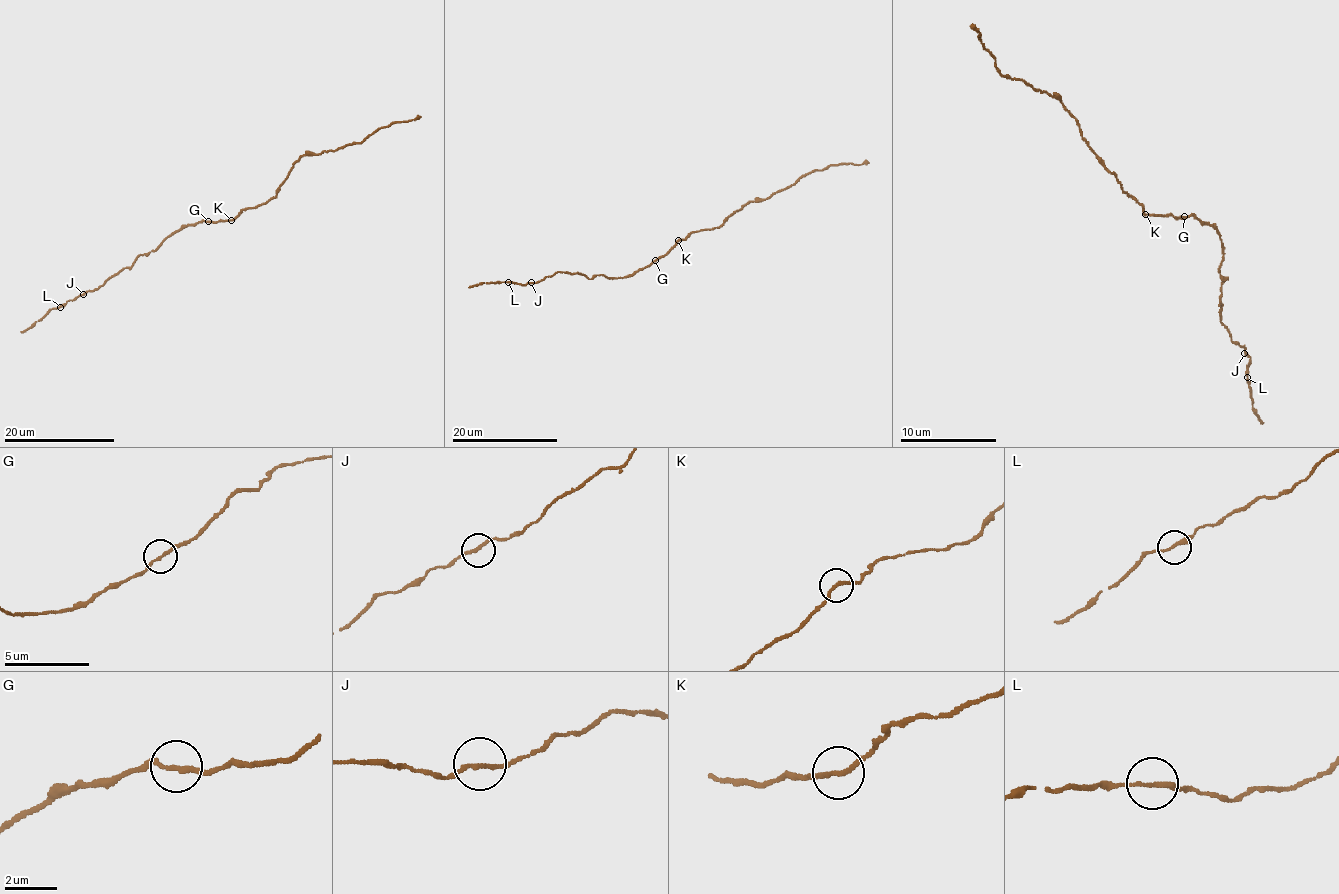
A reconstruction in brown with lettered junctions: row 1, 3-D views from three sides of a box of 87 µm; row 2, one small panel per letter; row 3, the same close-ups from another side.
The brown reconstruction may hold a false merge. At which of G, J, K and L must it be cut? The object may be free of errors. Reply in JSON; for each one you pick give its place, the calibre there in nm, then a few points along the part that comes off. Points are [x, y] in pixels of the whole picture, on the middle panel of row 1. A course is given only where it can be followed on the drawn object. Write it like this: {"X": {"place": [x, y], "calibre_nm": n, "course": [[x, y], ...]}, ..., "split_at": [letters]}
{"split_at": []}

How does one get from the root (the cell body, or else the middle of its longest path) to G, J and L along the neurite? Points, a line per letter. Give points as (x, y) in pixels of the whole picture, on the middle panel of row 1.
G: (672, 246), (655, 260)
J: (672, 246), (663, 256), (625, 278), (595, 275), (588, 279), (579, 273), (556, 271), (540, 281), (531, 282)
L: (672, 246), (663, 256), (625, 278), (595, 275), (588, 279), (579, 273), (556, 271), (525, 285), (508, 282)

